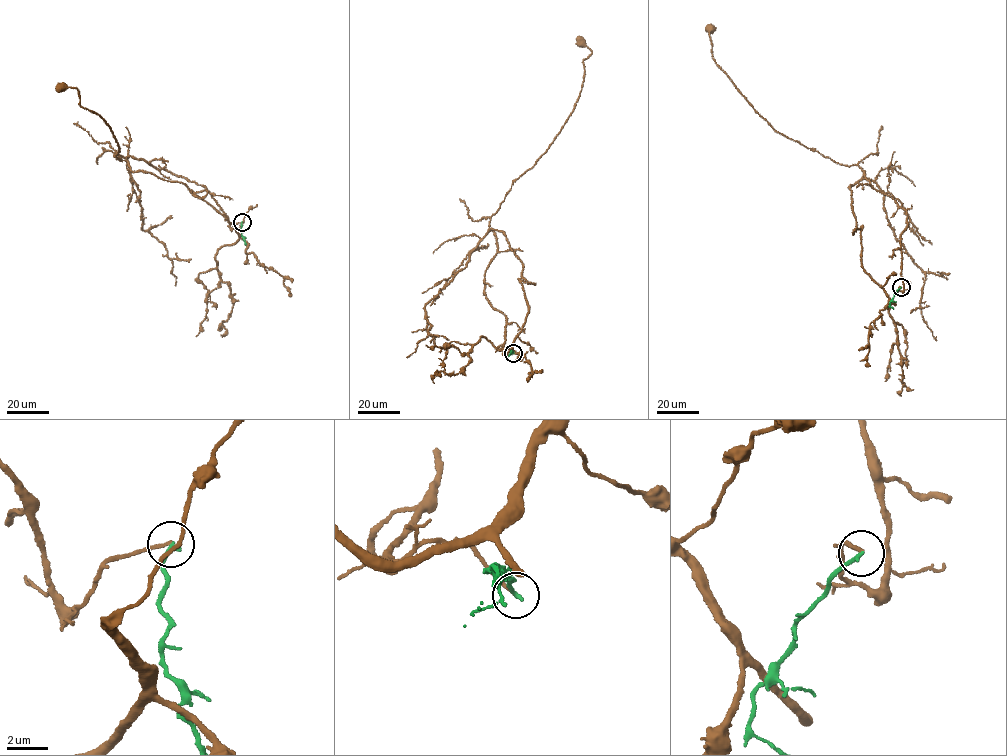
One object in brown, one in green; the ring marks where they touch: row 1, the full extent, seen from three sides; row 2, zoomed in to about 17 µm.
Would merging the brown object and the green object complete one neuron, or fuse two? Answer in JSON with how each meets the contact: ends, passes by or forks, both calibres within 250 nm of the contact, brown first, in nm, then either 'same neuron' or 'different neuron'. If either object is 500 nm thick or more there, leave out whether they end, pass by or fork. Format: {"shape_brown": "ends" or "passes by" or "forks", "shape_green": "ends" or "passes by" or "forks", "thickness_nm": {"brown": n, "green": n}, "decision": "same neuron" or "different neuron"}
{"shape_brown": "ends", "shape_green": "ends", "thickness_nm": {"brown": 130, "green": 190}, "decision": "same neuron"}

